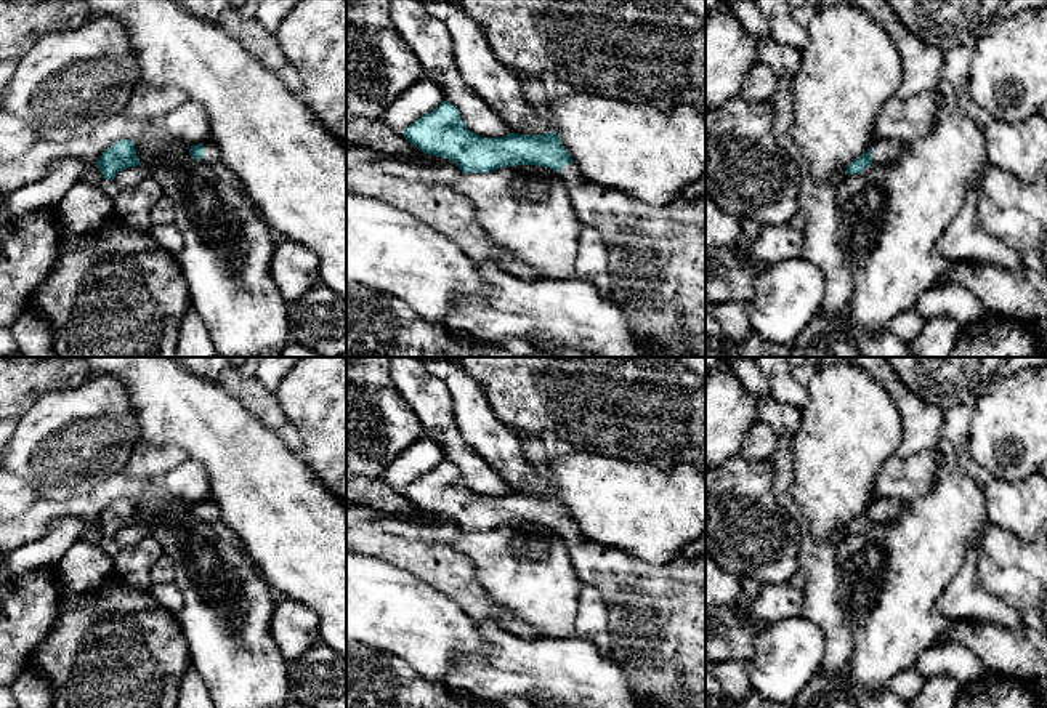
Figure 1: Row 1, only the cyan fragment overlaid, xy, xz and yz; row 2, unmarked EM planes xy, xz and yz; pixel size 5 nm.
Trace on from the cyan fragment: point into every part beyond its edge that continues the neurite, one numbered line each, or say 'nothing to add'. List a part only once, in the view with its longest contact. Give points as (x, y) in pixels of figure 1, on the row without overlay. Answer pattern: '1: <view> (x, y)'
1: yz (884, 510)

